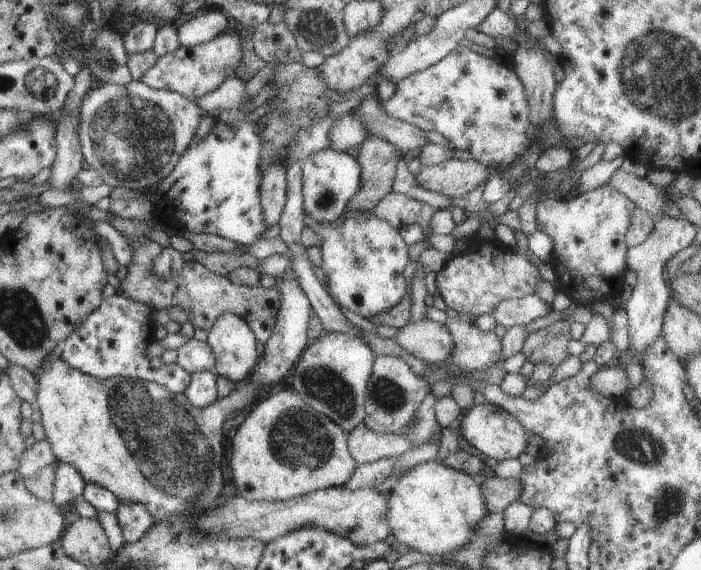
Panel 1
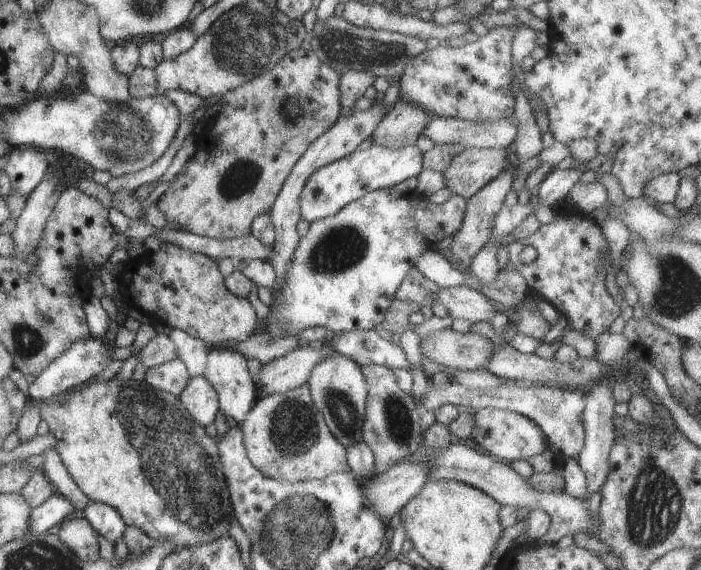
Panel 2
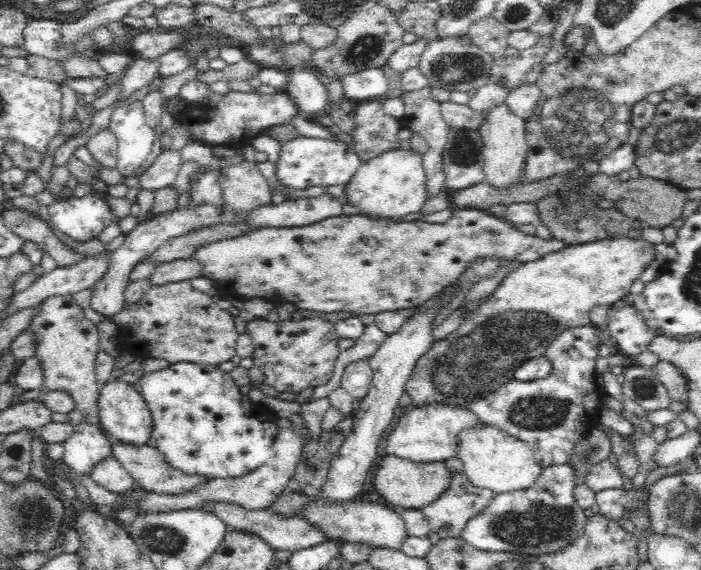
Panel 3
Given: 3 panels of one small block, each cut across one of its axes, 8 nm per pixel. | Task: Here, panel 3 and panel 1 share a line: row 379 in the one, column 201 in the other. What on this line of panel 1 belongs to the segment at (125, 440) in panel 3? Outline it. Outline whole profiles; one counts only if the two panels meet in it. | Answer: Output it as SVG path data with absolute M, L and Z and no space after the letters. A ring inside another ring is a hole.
M129 81L126 85L96 83L87 90L77 108L77 140L81 146L84 167L97 172L103 183L113 188L123 186L130 190L142 190L166 177L183 151L189 146L202 112L194 100L163 89L152 89L141 81Z

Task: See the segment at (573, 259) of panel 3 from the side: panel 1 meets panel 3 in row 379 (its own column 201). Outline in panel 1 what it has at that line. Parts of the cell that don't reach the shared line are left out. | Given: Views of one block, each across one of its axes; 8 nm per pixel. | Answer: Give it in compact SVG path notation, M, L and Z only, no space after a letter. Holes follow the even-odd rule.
M61 358L55 361L43 360L41 365L35 370L35 382L37 382L37 392L35 392L35 402L40 412L41 426L44 428L45 439L51 446L51 452L57 463L65 463L73 466L81 478L87 482L95 482L106 488L119 502L131 502L131 504L143 504L145 510L151 515L152 522L163 522L169 520L177 514L185 512L187 519L193 517L197 512L213 507L213 502L217 498L221 486L225 480L227 472L225 471L226 463L223 457L224 436L222 433L222 424L227 419L227 414L231 412L241 412L247 409L249 402L255 400L257 396L263 396L266 391L266 386L257 386L253 382L243 384L241 388L232 390L226 397L217 398L215 402L203 408L195 408L193 404L187 400L184 393L173 394L167 390L161 389L159 385L155 385L149 381L137 381L134 378L111 377L103 380L79 372L79 370L71 370Z

